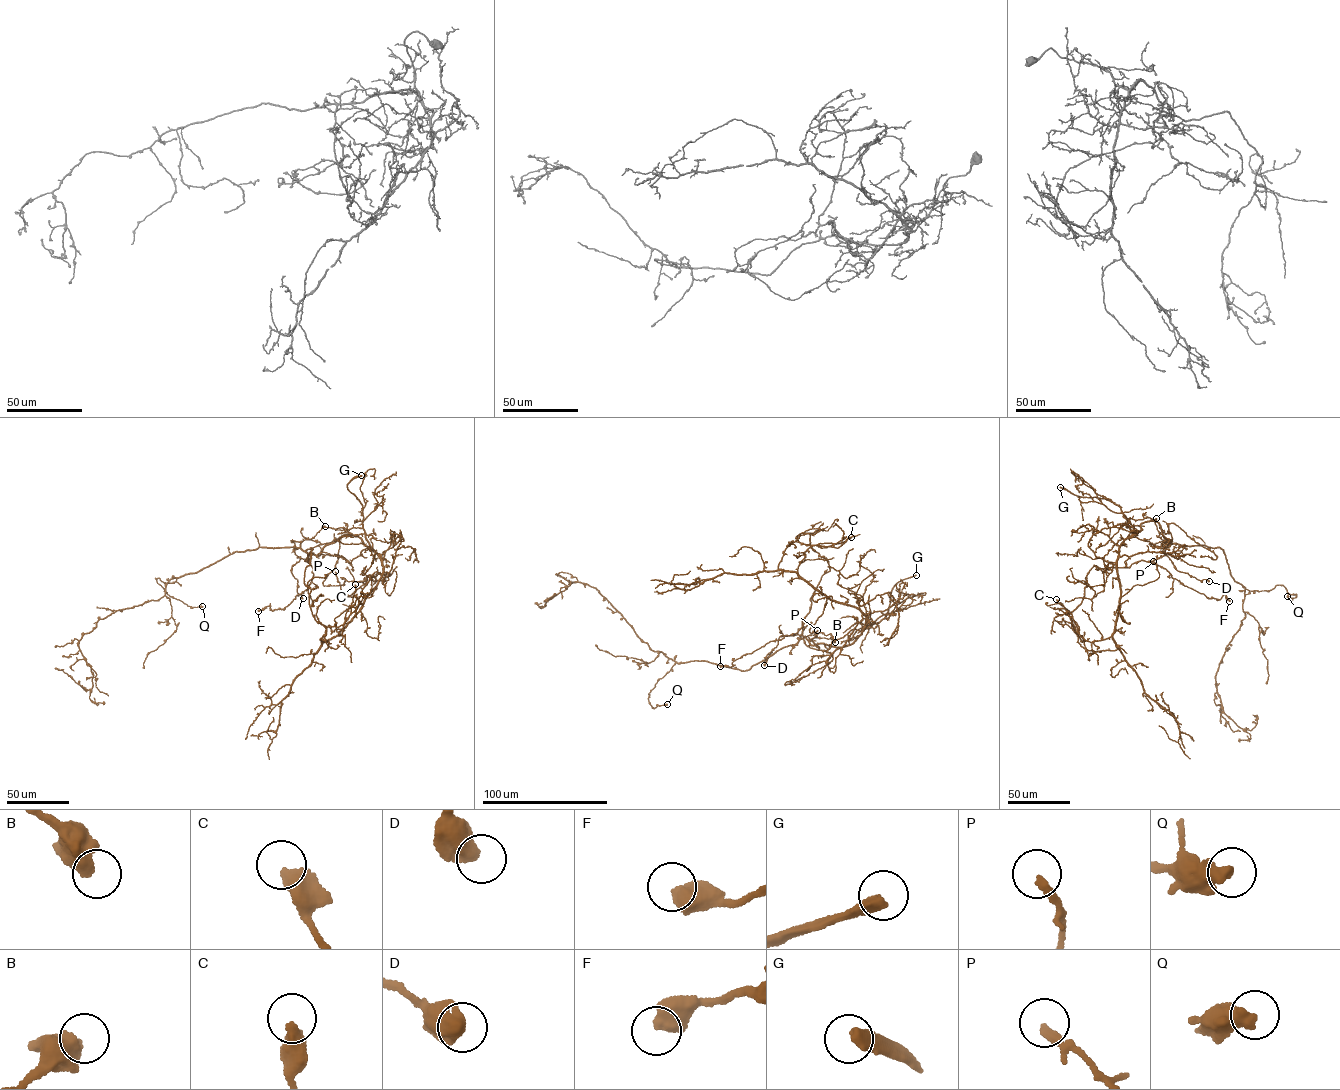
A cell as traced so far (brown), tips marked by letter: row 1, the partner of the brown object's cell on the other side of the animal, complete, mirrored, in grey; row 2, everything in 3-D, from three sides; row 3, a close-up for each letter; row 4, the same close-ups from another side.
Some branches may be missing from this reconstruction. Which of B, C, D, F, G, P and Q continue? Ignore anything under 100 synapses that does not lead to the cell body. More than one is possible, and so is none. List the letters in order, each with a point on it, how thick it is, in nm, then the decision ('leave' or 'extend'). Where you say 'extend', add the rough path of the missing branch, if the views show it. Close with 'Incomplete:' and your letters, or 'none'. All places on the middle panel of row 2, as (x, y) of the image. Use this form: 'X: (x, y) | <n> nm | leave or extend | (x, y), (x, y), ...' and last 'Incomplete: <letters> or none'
B: (835, 642) | 600 nm | leave
C: (851, 537) | 480 nm | leave
D: (764, 665) | 500 nm | leave
F: (720, 666) | 550 nm | leave
G: (916, 575) | 440 nm | extend
P: (817, 630) | 260 nm | leave
Q: (667, 704) | 480 nm | leave
Incomplete: G

